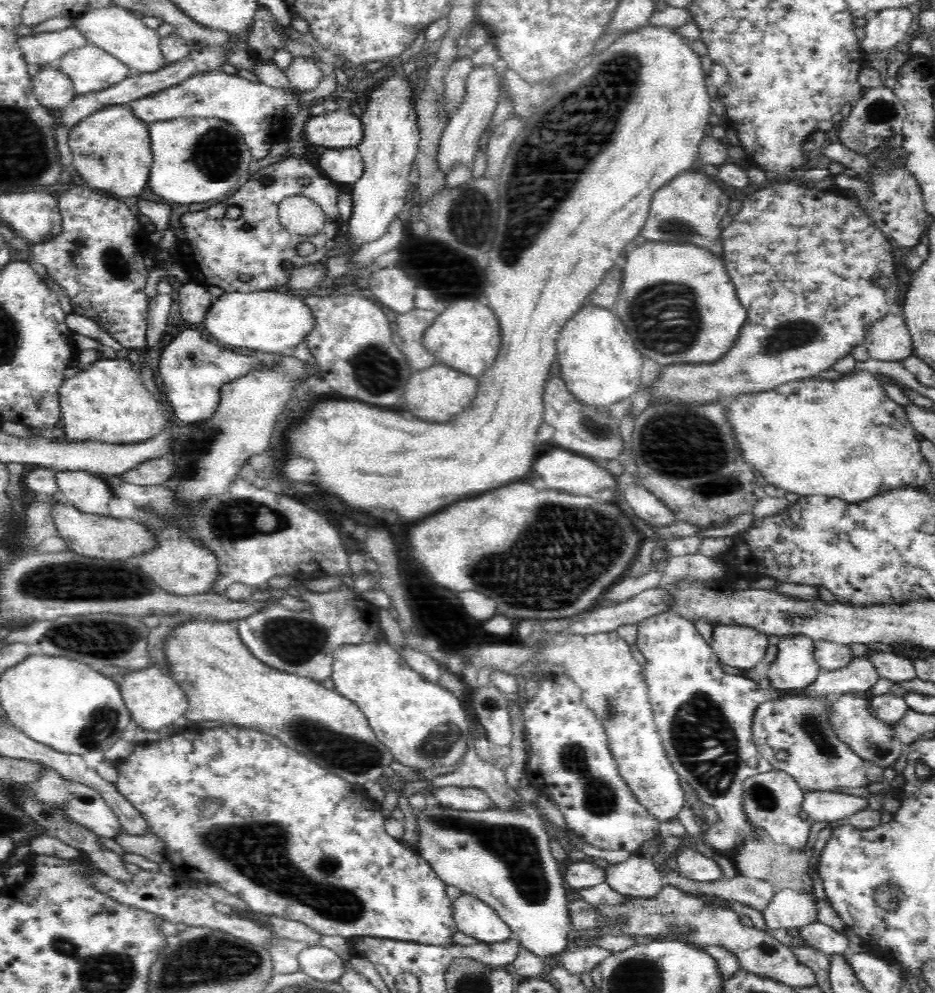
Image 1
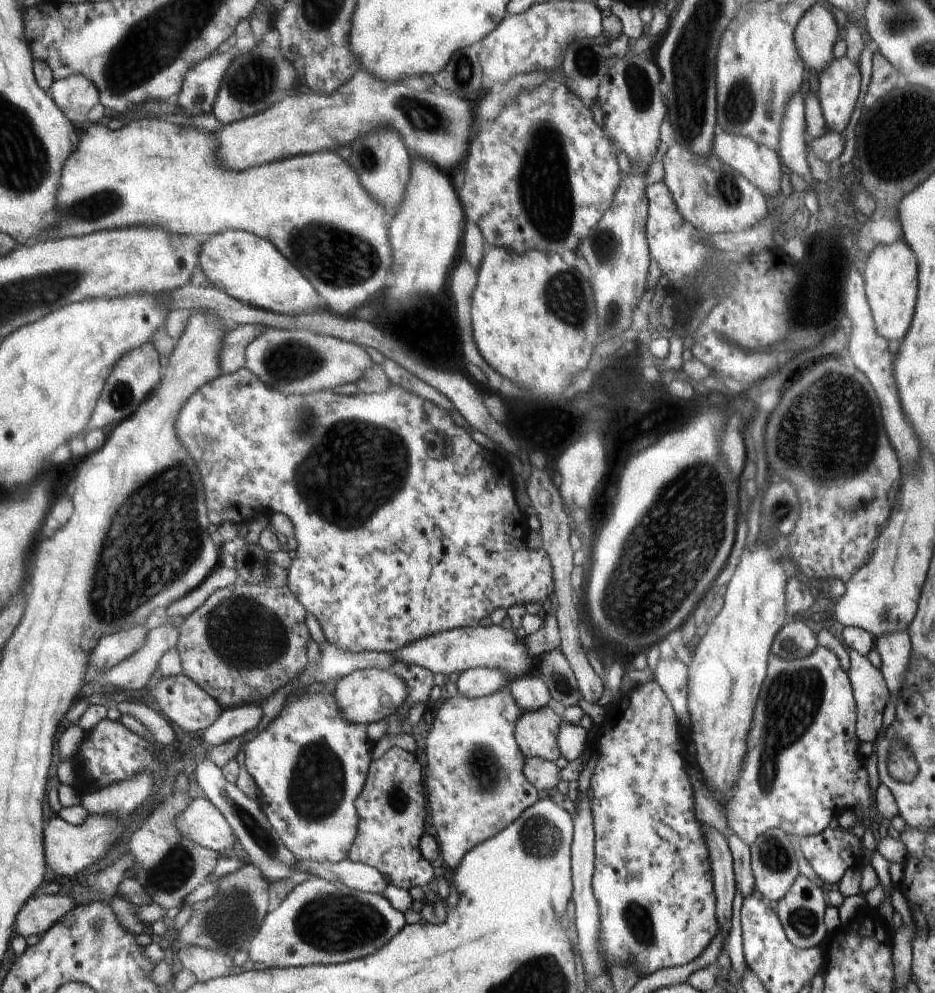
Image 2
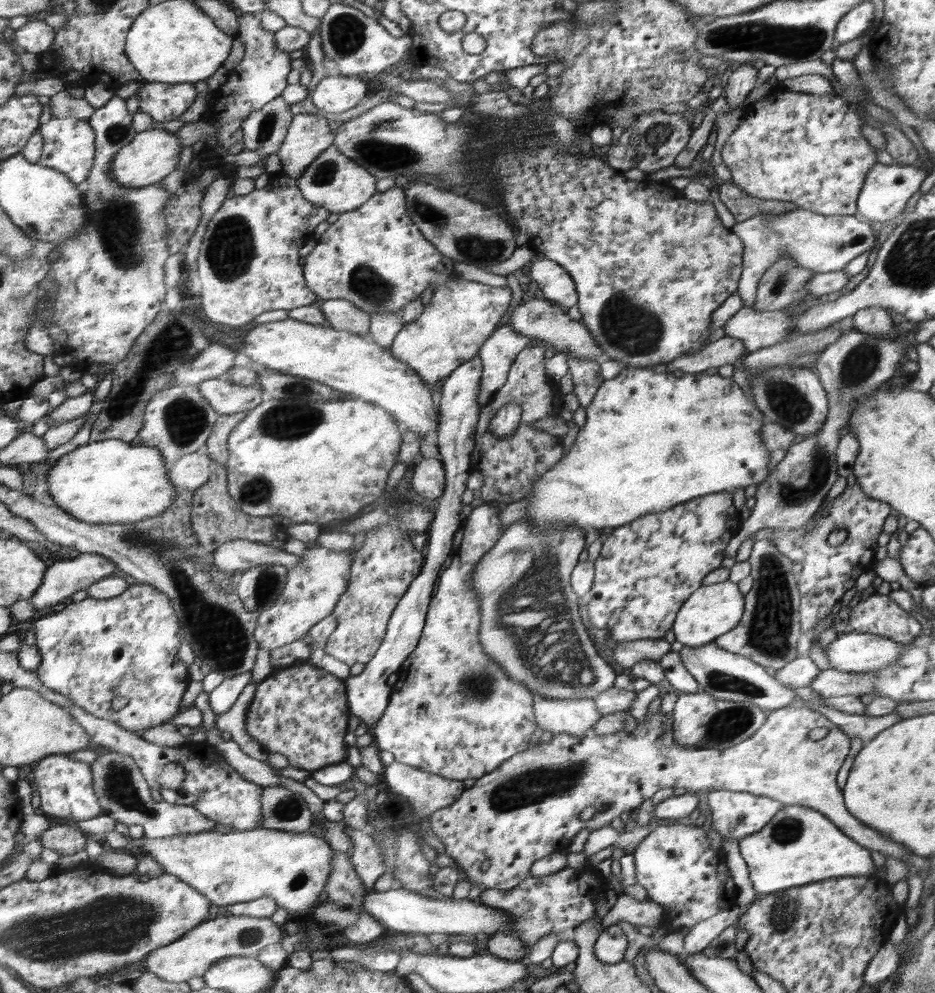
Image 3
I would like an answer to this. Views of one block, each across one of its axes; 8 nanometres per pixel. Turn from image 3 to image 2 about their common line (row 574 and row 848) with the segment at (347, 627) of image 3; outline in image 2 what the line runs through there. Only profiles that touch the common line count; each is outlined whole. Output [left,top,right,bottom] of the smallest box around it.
[348,747,434,889]

